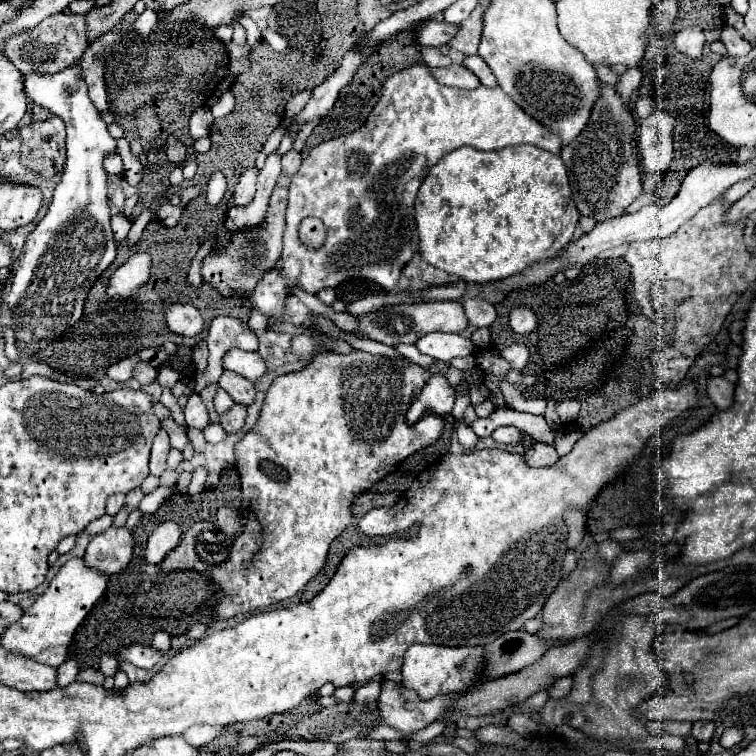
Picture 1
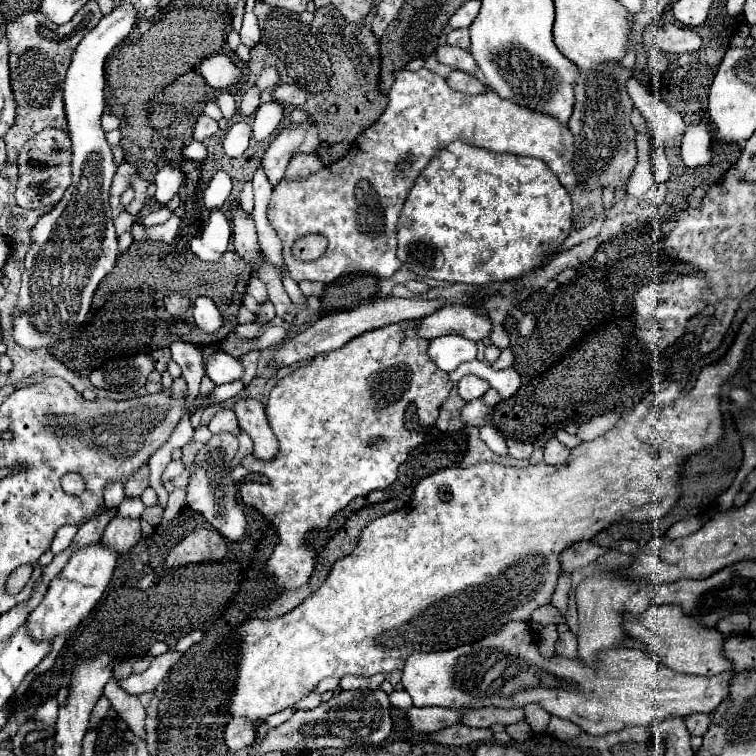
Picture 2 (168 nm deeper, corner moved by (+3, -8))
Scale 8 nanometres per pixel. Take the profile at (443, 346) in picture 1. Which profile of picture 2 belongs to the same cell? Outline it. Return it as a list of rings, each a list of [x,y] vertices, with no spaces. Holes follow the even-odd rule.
[[[443,335],[429,341],[427,355],[441,371],[451,373],[453,369],[457,369],[457,365],[473,361],[477,355],[477,347],[473,341],[467,341],[459,335]]]

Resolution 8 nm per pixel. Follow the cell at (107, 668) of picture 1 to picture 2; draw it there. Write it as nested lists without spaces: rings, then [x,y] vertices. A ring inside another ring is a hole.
[[[109,679],[109,681],[107,681],[107,685],[105,685],[105,689],[103,689],[103,695],[113,703],[117,715],[121,715],[121,717],[127,721],[129,729],[131,729],[137,737],[145,739],[145,737],[147,737],[147,733],[145,733],[145,709],[143,709],[143,705],[139,703],[139,699],[137,699],[135,695],[125,693],[125,691],[119,687],[117,679]]]

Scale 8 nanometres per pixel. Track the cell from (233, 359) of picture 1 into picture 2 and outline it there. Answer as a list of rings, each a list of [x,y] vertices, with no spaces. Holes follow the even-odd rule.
[[[215,351],[207,361],[207,377],[211,377],[215,385],[237,381],[241,379],[241,375],[243,375],[241,361],[229,353]]]

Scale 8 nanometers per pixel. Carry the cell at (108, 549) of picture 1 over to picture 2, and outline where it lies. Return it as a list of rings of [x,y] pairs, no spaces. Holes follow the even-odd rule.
[[[113,517],[101,537],[101,545],[113,549],[117,555],[125,555],[141,539],[141,525],[137,519]]]

